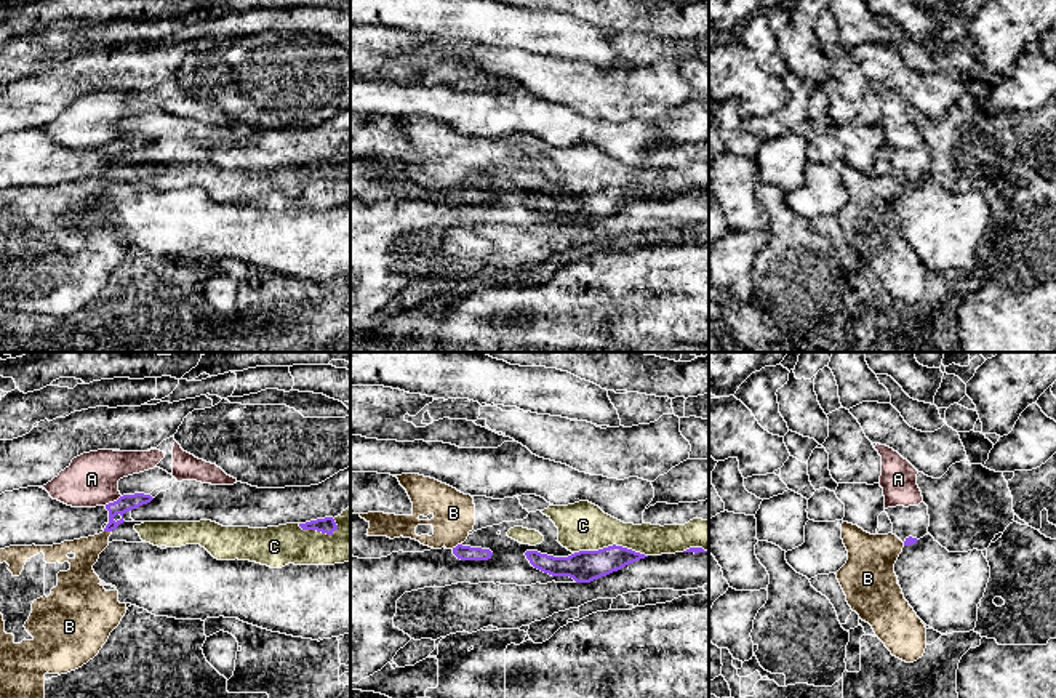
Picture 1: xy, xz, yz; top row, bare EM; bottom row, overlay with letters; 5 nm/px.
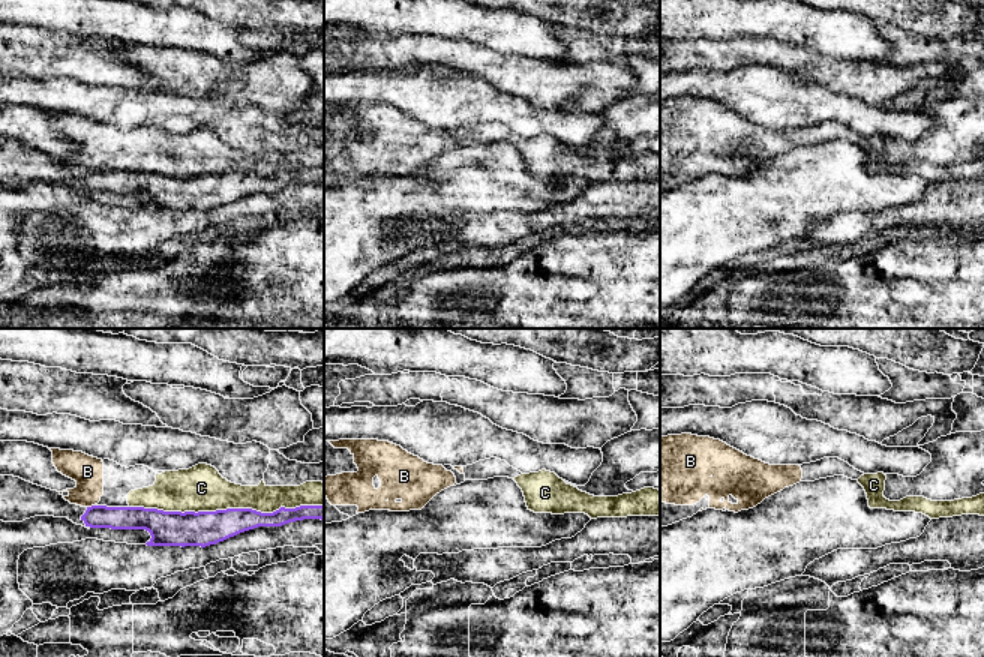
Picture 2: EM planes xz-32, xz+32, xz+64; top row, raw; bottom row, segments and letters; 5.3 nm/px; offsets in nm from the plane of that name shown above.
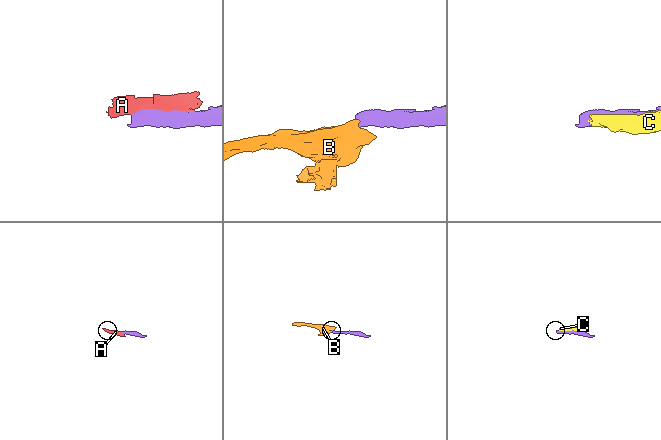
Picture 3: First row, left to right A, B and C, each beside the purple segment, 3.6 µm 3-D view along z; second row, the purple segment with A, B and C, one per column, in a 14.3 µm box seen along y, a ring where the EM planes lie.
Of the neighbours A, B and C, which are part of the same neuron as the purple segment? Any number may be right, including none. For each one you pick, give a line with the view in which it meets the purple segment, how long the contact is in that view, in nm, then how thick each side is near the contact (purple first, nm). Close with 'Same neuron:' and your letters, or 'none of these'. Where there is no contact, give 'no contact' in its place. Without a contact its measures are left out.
Same neuron: none of these

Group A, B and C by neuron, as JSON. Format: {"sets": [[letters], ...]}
{"sets": [["A"], ["B", "C"]]}

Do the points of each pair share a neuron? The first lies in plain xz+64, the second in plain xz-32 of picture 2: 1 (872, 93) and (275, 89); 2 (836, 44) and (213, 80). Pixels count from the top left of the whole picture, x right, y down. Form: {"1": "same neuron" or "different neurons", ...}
{"1": "same neuron", "2": "different neurons"}

